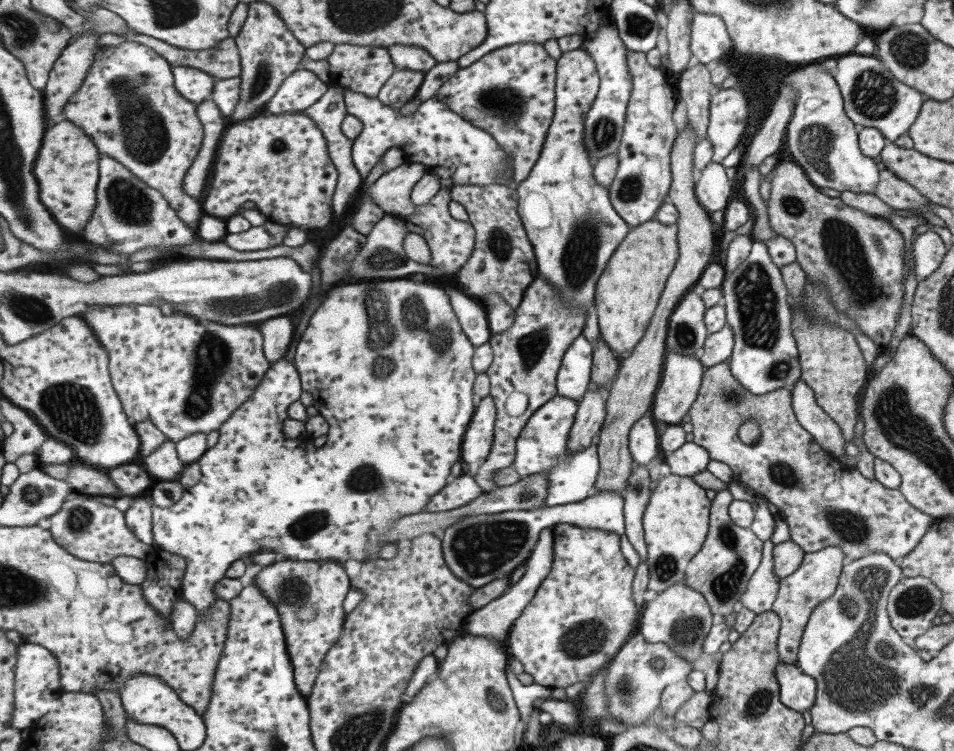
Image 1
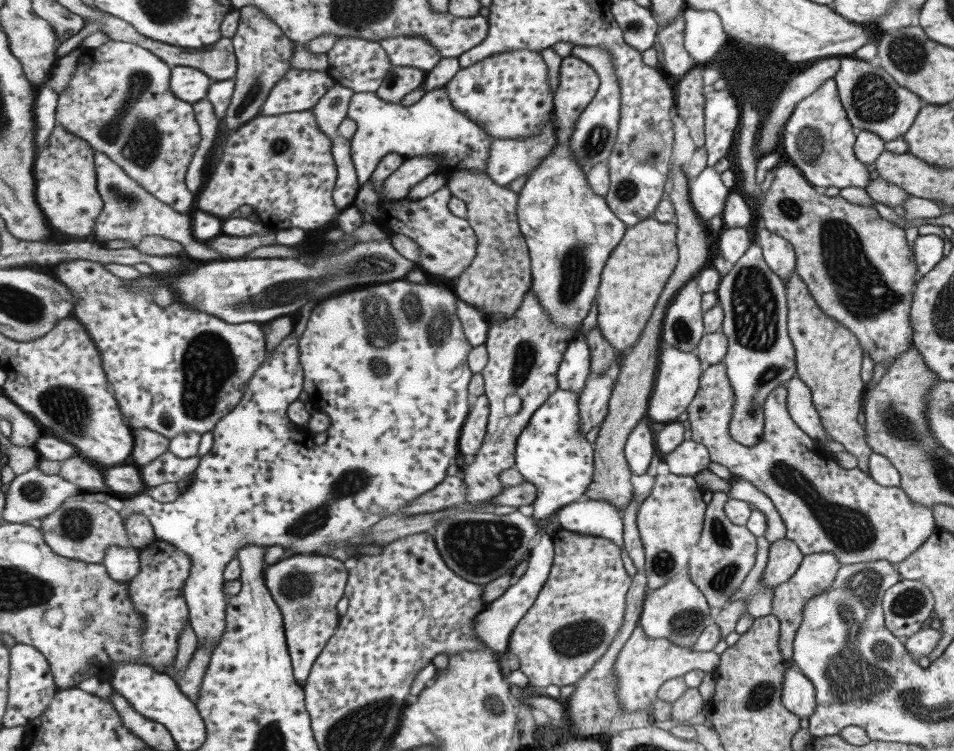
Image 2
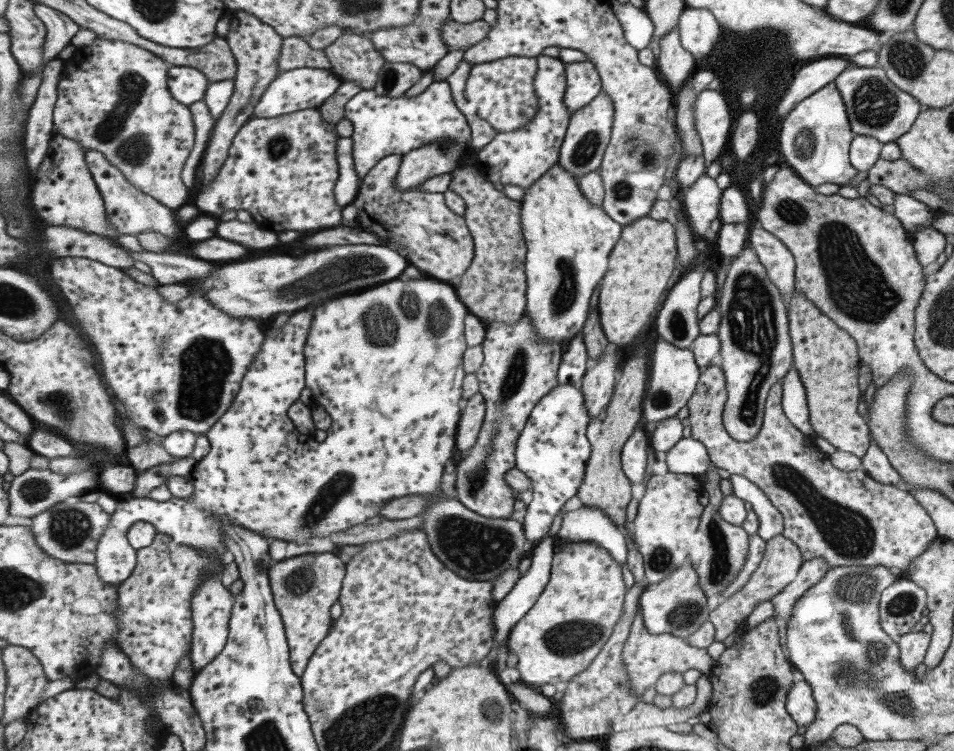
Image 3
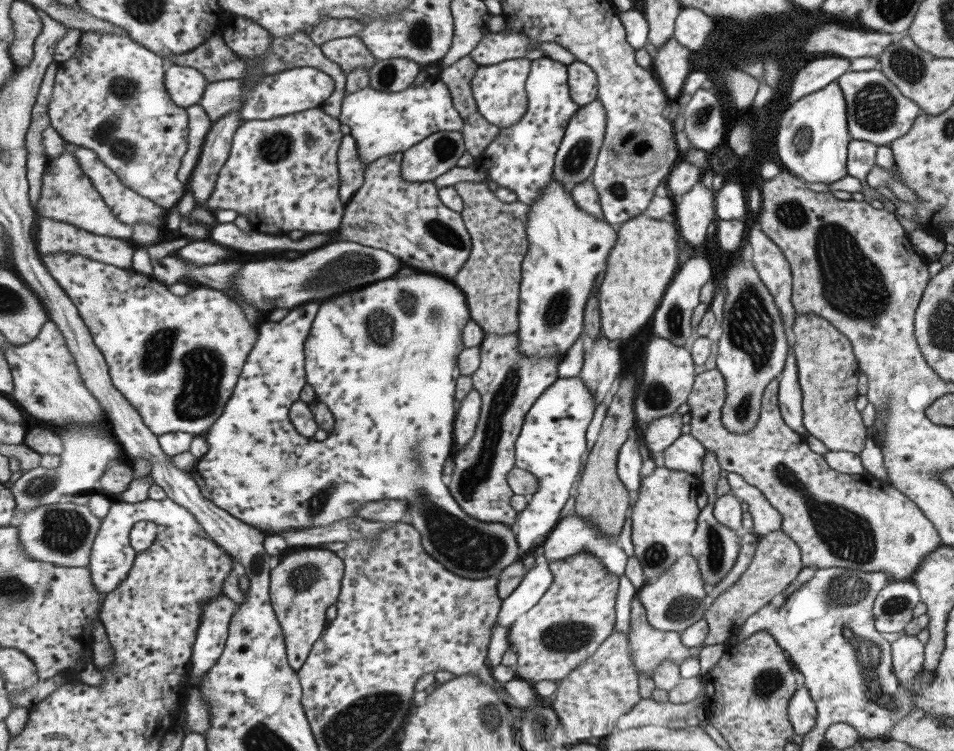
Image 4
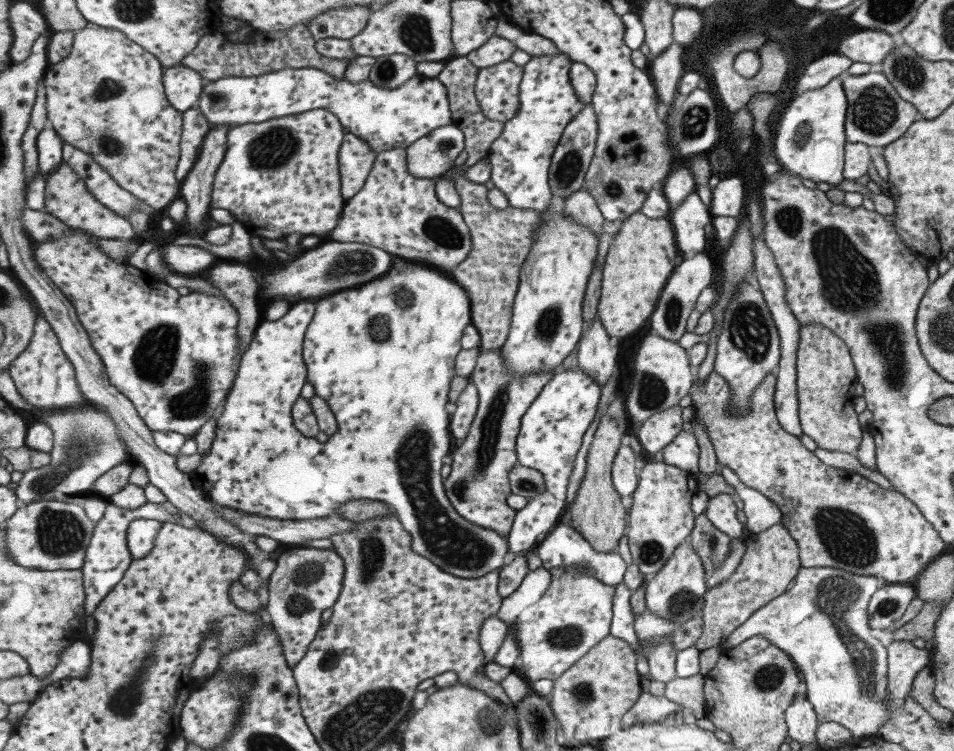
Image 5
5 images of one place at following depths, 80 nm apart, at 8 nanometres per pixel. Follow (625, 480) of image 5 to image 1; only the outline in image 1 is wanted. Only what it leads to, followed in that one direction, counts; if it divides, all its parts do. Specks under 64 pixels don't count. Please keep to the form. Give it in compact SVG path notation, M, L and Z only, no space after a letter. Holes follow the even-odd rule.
M649 412L632 428L629 450L632 451L635 463L647 466L661 452L659 447L660 433L657 432L653 412Z

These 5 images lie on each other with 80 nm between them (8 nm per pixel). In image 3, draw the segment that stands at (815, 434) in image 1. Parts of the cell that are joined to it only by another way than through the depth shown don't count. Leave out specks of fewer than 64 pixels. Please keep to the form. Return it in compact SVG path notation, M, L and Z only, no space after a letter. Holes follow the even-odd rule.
M790 368L780 380L782 384L781 408L787 421L796 430L805 435L814 437L809 426L809 409L806 403L805 389L799 380L797 371Z

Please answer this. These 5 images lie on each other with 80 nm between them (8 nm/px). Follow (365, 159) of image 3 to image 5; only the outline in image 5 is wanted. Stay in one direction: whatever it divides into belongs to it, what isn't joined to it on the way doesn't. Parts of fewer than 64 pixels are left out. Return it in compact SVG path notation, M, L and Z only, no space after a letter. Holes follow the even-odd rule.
M287 67L255 77L226 77L207 82L199 108L213 127L262 123L313 109L327 109L337 115L349 133L365 139L377 153L411 146L434 130L454 124L447 88L437 78L417 74L409 83L391 90L376 86L371 80L353 83L347 76L337 79L317 67Z

